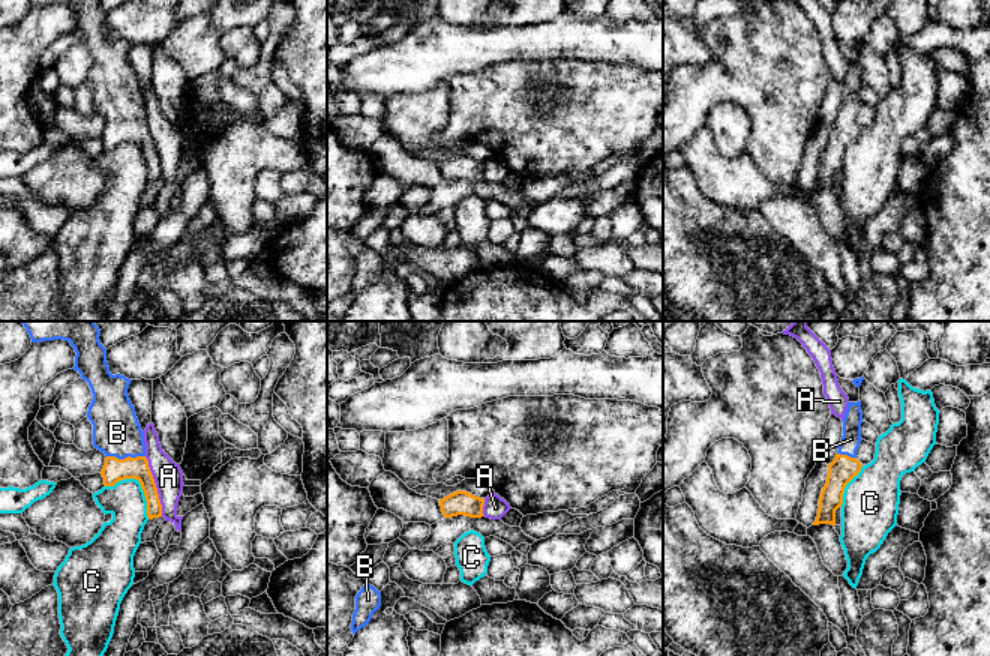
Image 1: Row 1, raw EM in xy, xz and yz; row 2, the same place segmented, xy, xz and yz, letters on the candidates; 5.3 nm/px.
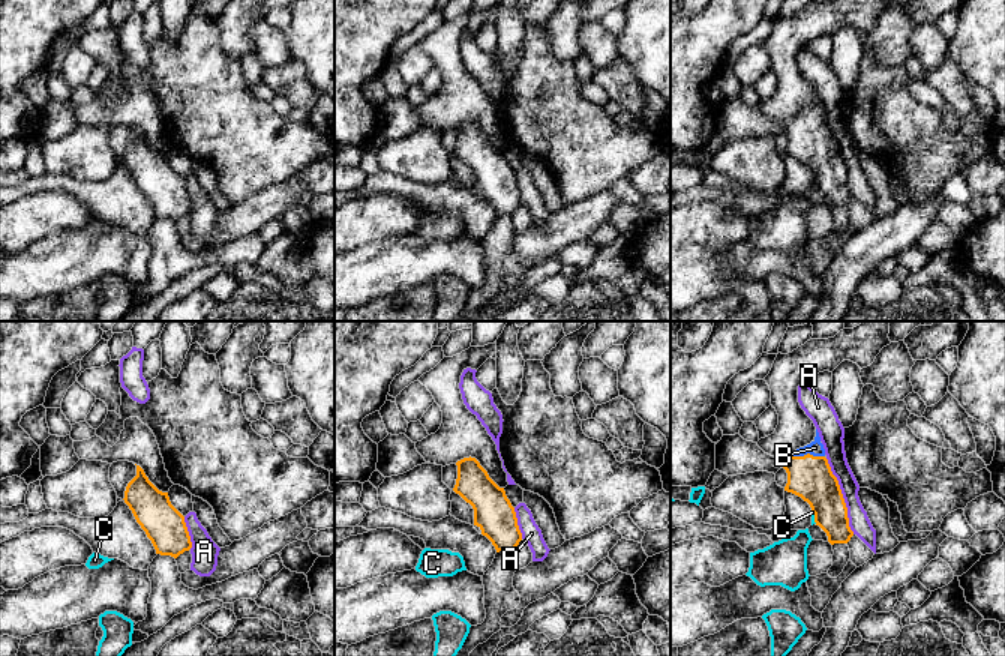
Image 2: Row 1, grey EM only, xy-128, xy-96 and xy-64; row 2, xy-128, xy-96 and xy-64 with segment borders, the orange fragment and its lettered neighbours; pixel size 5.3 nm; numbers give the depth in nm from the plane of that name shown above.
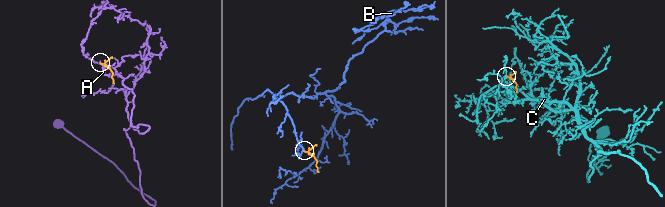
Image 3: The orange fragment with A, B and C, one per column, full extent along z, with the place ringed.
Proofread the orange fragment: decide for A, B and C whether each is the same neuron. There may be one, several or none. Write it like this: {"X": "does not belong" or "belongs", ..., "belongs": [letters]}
{"A": "does not belong", "B": "belongs", "C": "does not belong", "belongs": ["B"]}

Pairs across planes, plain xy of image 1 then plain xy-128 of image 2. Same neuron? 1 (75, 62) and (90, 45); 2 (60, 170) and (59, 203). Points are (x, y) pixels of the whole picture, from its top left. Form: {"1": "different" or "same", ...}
{"1": "different", "2": "different"}

